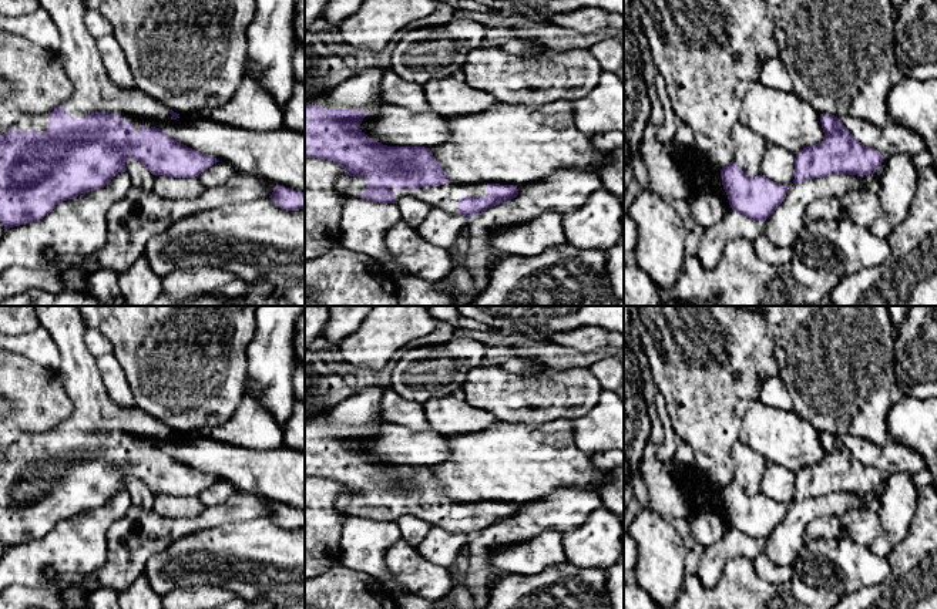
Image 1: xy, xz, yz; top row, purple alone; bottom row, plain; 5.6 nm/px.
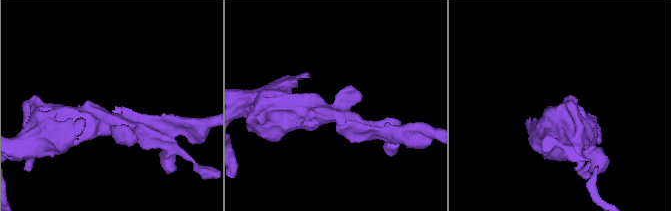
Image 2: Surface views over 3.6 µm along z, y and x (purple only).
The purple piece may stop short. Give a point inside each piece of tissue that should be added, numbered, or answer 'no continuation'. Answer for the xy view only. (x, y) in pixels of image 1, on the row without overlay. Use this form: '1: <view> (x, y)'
1: xy (94, 410)

